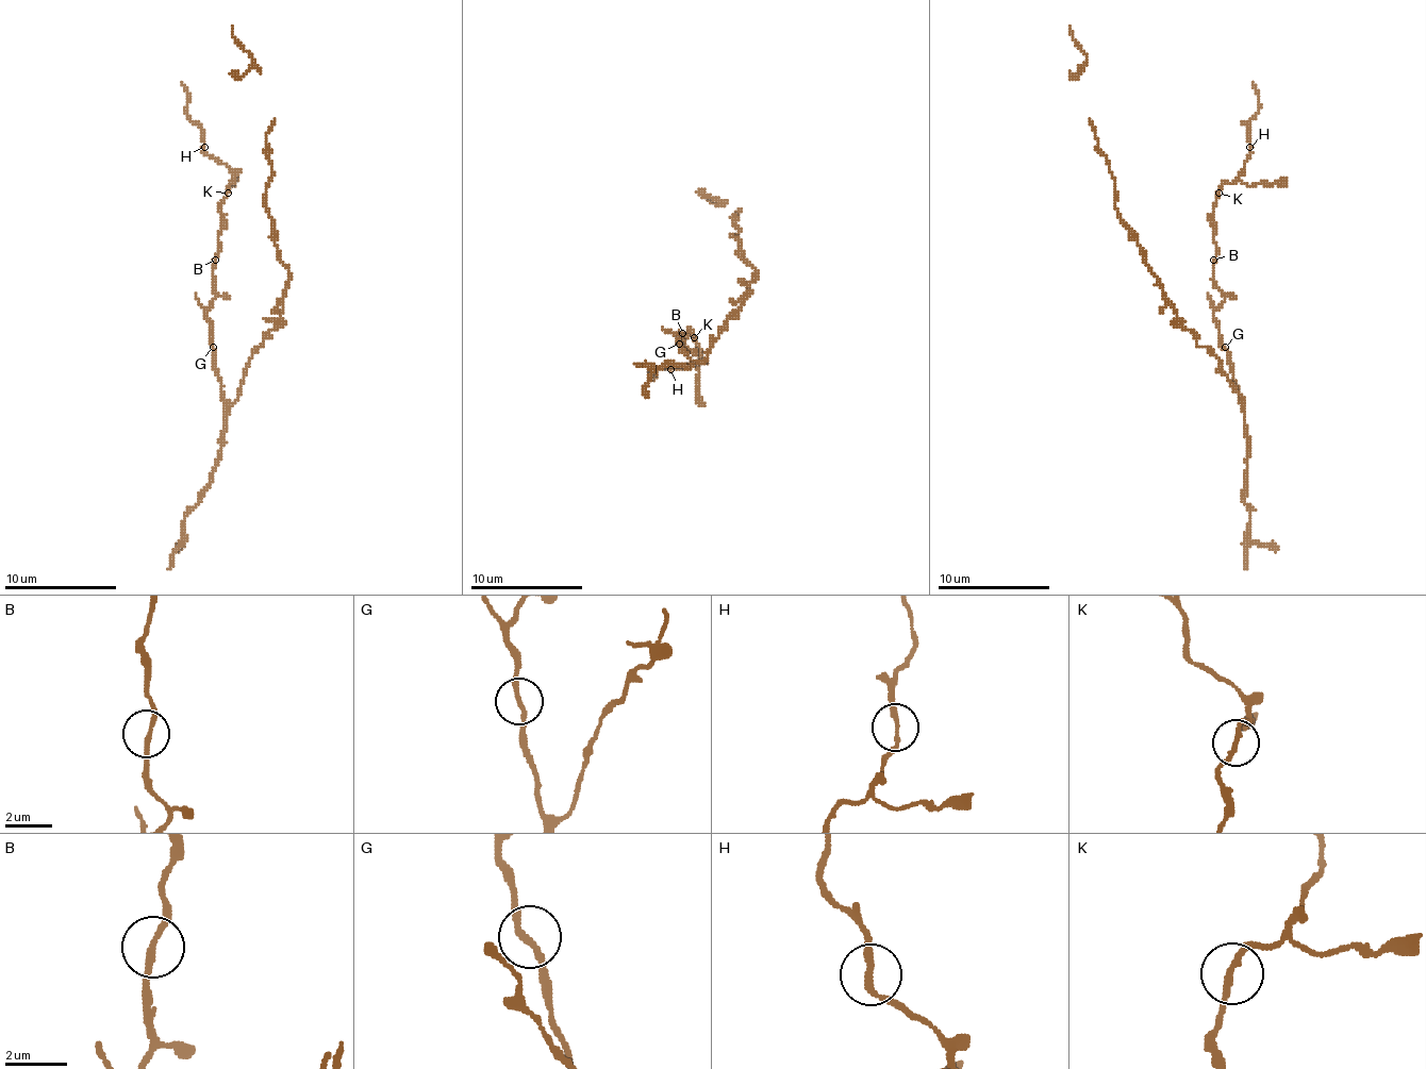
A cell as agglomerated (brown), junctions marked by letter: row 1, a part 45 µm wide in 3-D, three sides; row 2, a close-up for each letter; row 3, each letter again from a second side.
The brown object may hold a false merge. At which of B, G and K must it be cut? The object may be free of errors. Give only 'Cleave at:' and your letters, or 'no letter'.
Cleave at: no letter

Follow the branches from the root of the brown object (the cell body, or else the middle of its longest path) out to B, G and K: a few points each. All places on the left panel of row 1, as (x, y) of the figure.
B: (246, 372), (241, 395), (230, 403), (221, 388), (213, 321), (206, 316), (206, 307), (215, 299), (215, 260)
G: (246, 372), (241, 383), (241, 395), (230, 403), (221, 388), (213, 347)
K: (246, 372), (241, 395), (230, 403), (221, 388), (206, 316), (215, 299), (213, 260), (227, 191)

